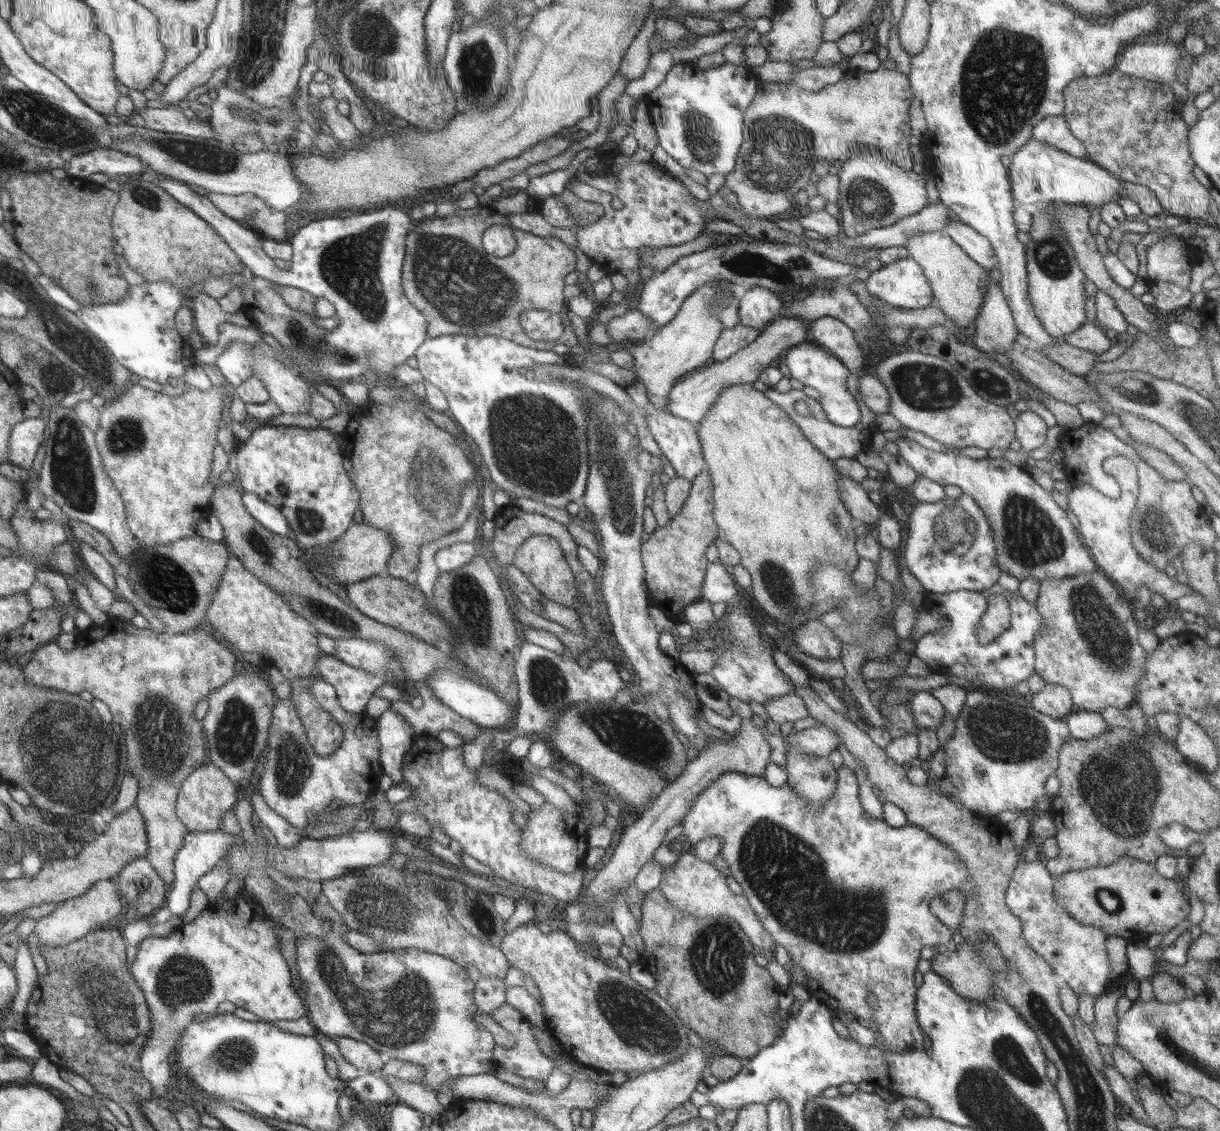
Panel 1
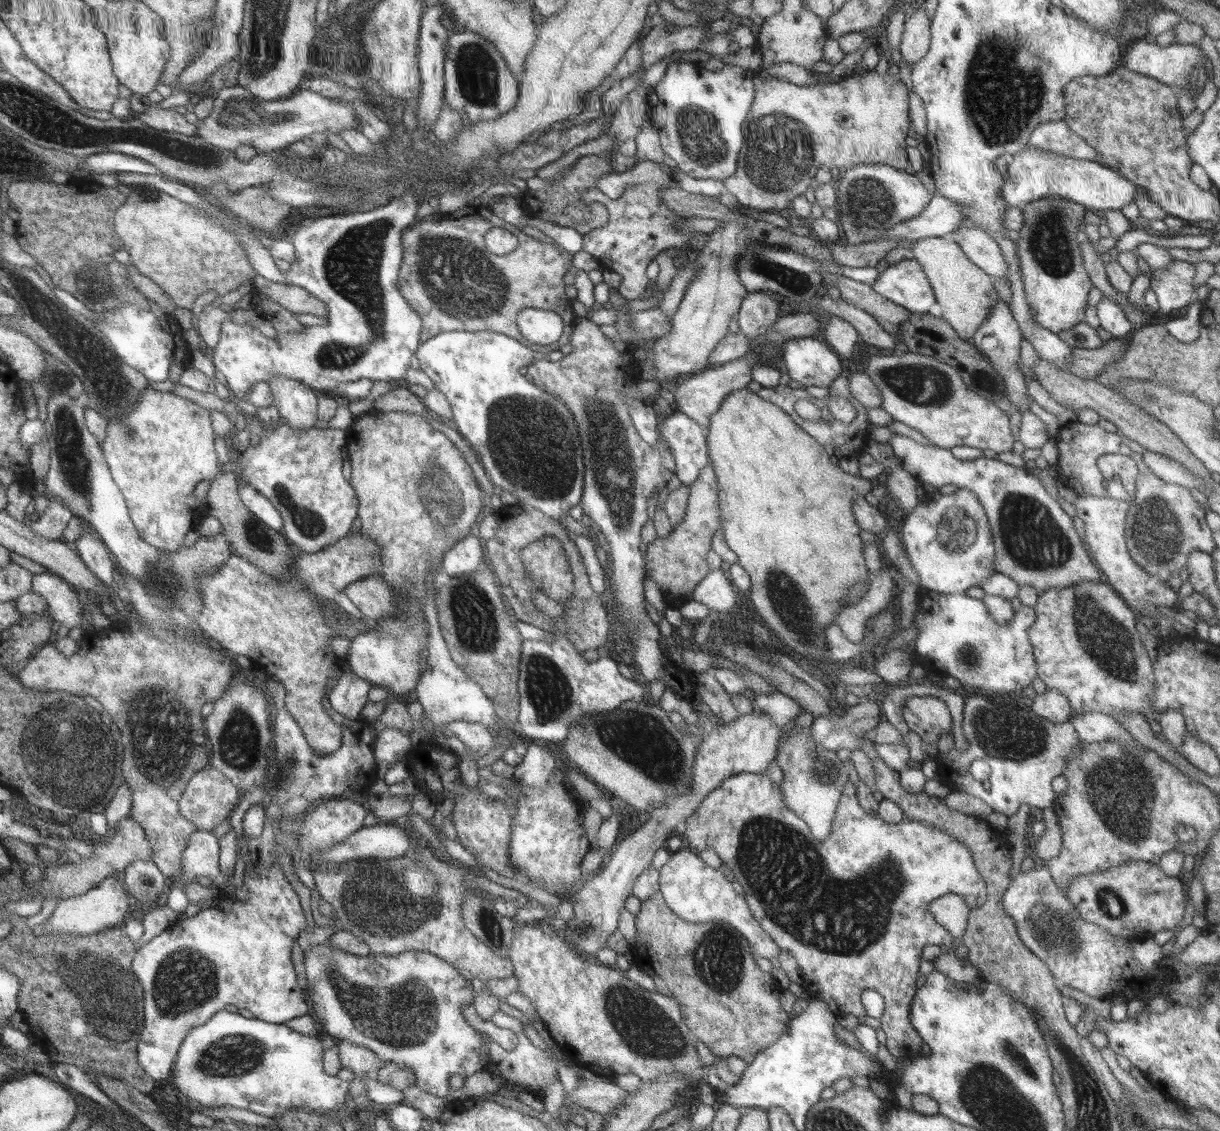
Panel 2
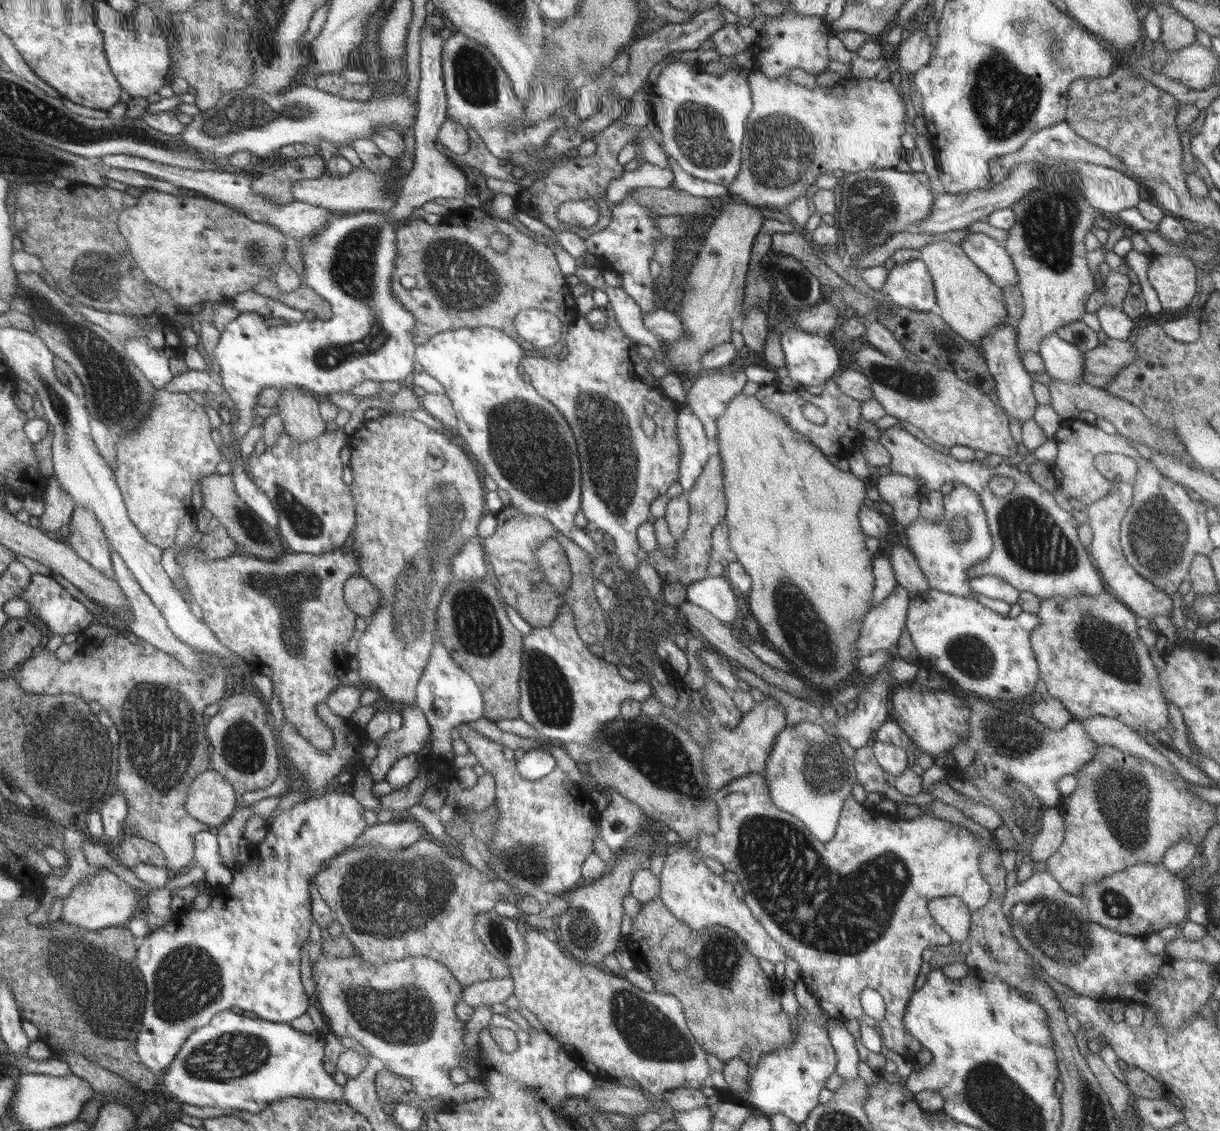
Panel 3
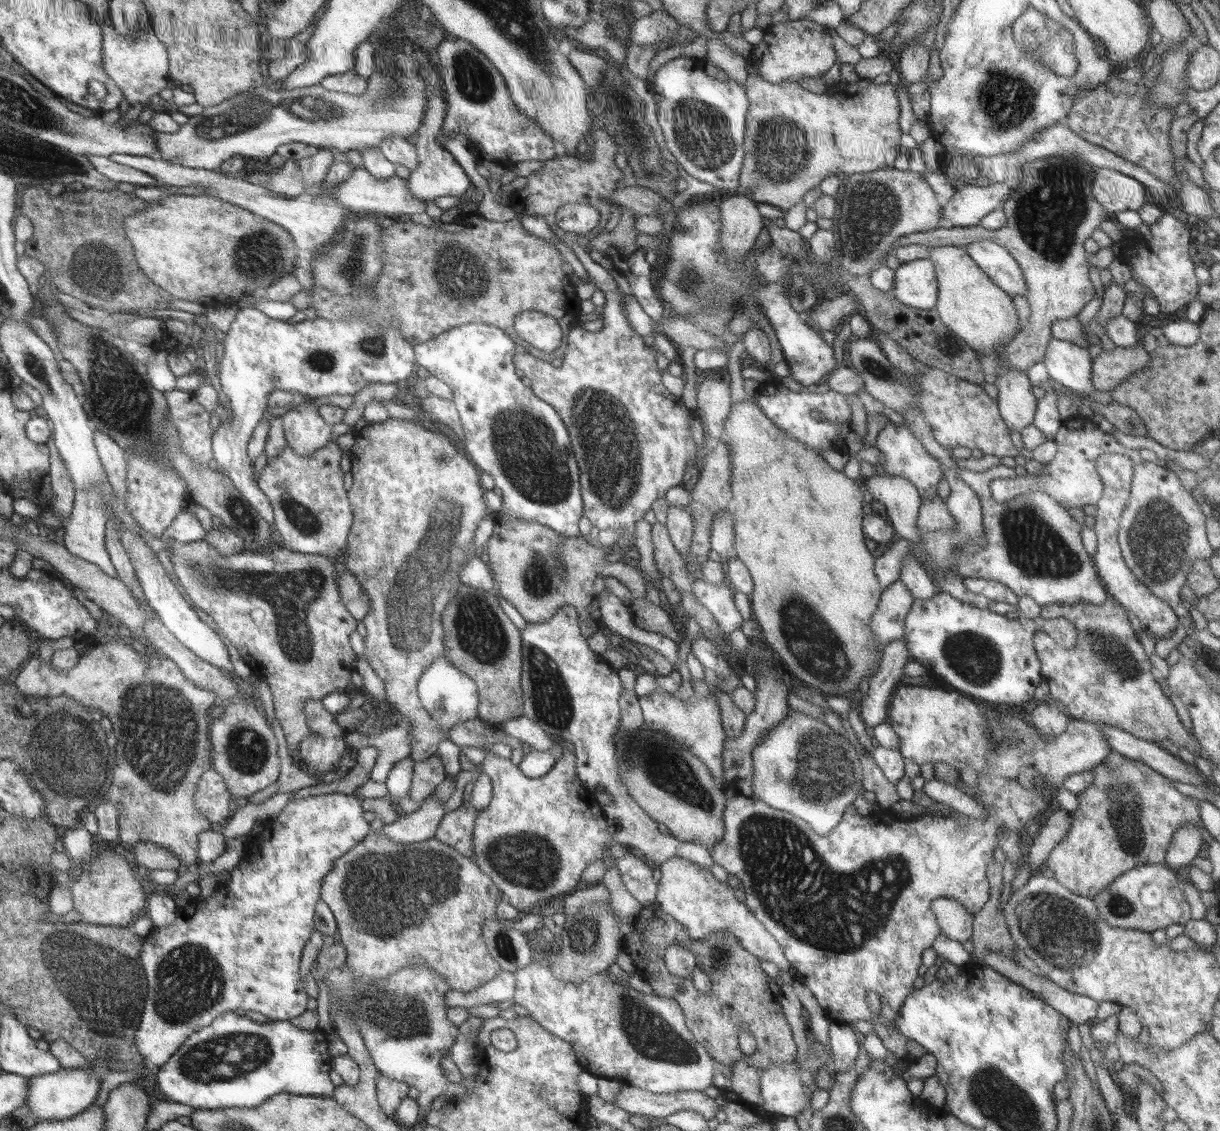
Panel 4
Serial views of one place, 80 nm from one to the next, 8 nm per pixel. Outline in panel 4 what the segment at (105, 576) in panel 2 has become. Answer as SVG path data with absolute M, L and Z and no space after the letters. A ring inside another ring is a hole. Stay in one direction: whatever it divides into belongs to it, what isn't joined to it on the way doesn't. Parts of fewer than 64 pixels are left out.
M90 490L90 492L78 492L75 494L73 510L70 517L62 520L62 526L66 533L64 534L64 546L70 555L74 555L85 562L98 566L112 578L117 577L117 572L112 565L110 555L106 551L106 526L108 508L106 508L106 500L100 496L98 490Z

